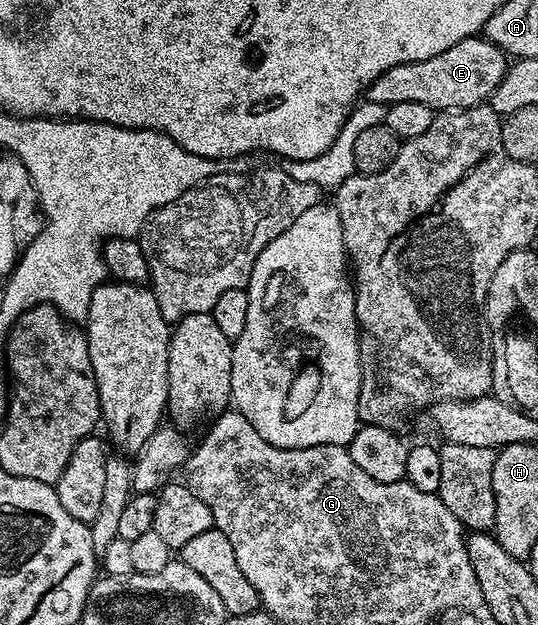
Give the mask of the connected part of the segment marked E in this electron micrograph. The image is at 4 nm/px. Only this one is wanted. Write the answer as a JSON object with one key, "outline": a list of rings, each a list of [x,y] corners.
{"outline":[[[481,34],[468,36],[463,38],[463,42],[455,42],[451,50],[435,54],[435,58],[391,66],[391,70],[379,74],[379,78],[370,82],[367,99],[386,106],[395,102],[423,102],[423,106],[431,106],[437,112],[474,108],[492,97],[499,82],[505,77],[506,67],[507,57],[499,50],[499,46]]]}

